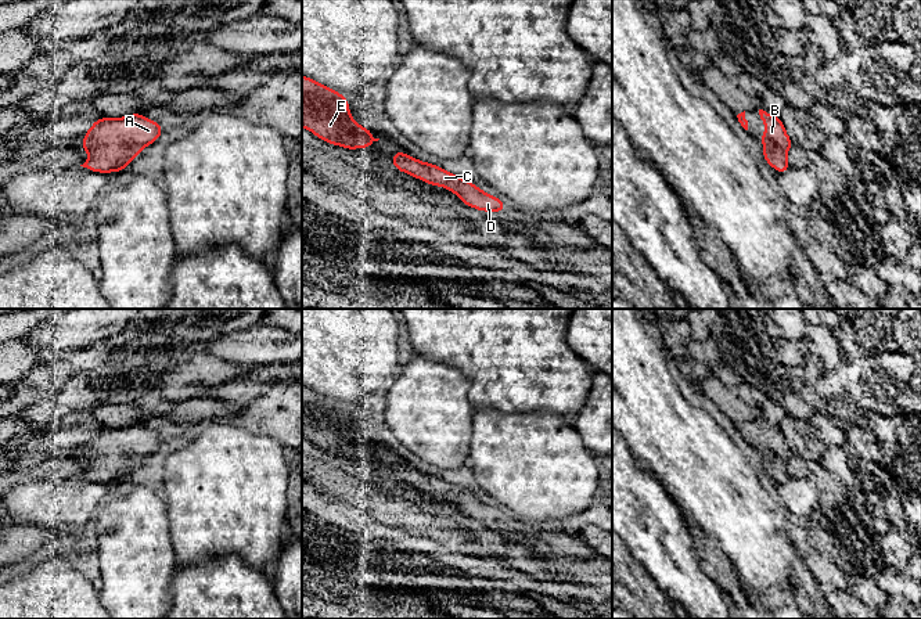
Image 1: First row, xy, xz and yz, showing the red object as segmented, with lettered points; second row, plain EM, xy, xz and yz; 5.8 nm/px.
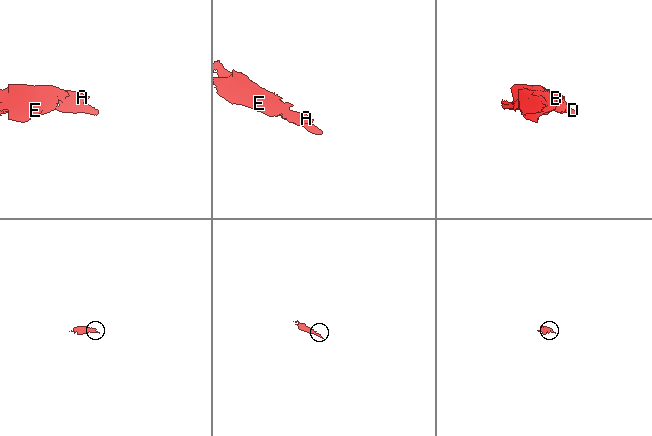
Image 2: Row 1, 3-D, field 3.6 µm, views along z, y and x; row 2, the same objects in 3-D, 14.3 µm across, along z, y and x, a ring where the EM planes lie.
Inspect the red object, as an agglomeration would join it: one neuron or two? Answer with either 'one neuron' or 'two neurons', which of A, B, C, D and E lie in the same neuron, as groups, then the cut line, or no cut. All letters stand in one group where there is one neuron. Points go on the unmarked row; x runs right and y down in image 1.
one neuron; groups A B C D E; cut none

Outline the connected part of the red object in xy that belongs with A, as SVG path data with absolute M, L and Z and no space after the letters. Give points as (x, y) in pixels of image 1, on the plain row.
M141 424L100 428L82 450L82 457L90 468L80 476L100 483L122 482L161 445L161 435Z

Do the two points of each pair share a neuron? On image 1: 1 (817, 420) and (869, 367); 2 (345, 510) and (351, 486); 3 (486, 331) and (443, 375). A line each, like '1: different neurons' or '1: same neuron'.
1: different neurons
2: different neurons
3: different neurons

